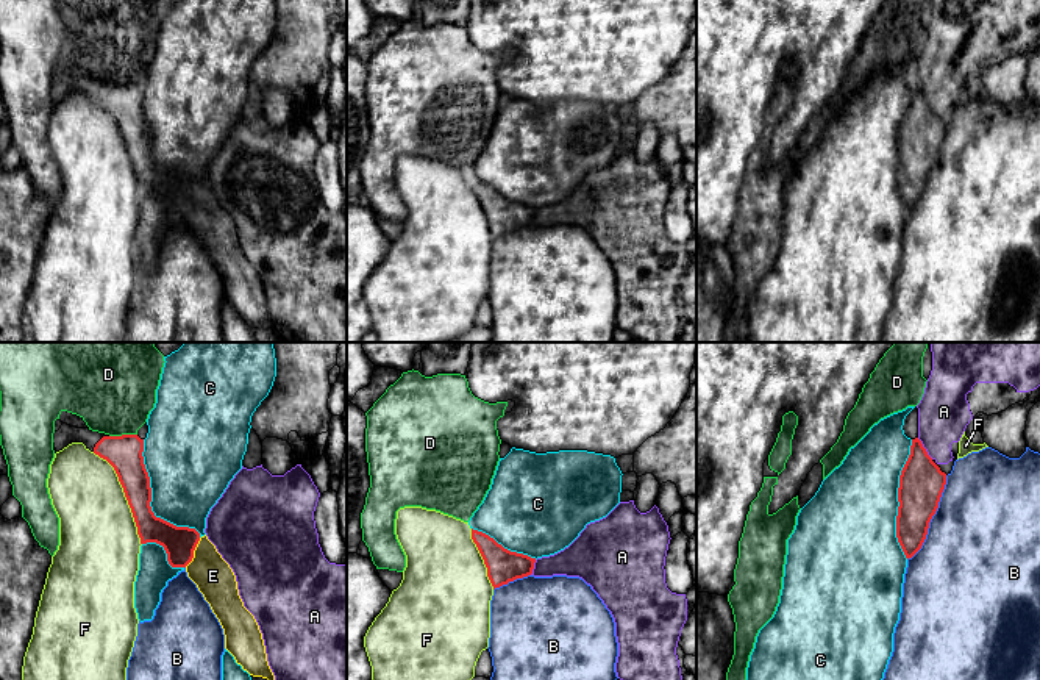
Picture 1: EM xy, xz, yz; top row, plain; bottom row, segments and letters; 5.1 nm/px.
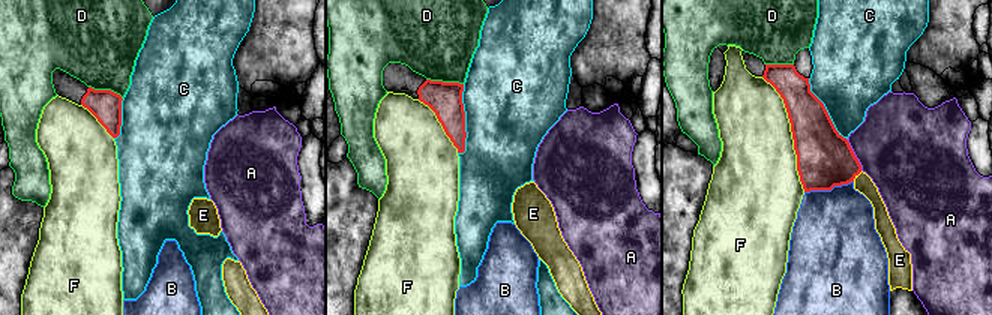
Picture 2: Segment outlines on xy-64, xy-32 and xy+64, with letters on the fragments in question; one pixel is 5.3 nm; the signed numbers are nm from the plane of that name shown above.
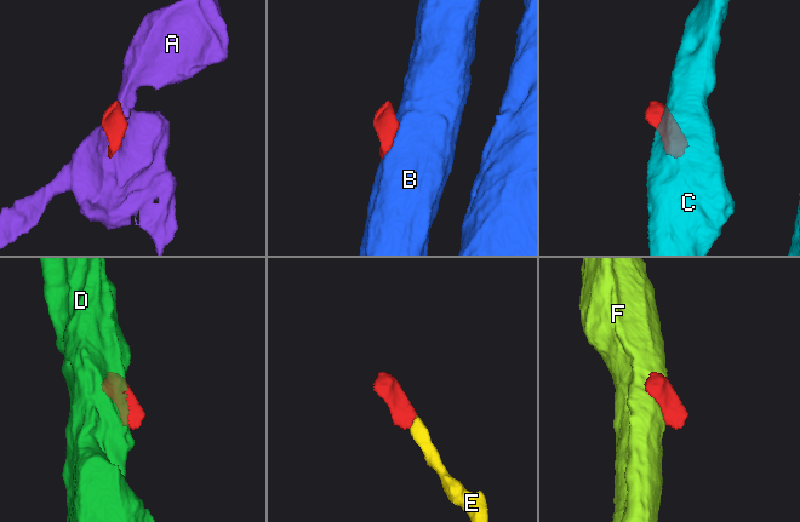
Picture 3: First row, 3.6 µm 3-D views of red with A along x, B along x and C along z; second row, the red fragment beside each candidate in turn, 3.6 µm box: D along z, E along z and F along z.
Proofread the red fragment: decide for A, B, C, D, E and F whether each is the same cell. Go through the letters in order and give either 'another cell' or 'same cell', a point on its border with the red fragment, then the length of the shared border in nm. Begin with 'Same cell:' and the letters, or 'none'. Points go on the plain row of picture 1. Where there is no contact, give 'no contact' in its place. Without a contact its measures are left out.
Same cell: E
A: another cell | yz (925, 99) | 140 nm
B: another cell | yz (931, 168) | 480 nm
C: another cell | xy (150, 150) | 600 nm
D: another cell | xy (122, 85) | 140 nm
E: same cell | xy (192, 202) | 170 nm
F: another cell | xy (125, 146) | 550 nm

